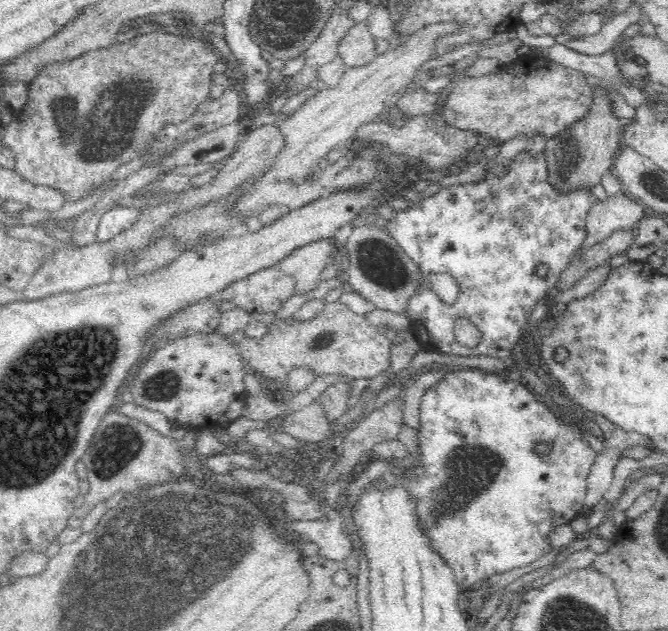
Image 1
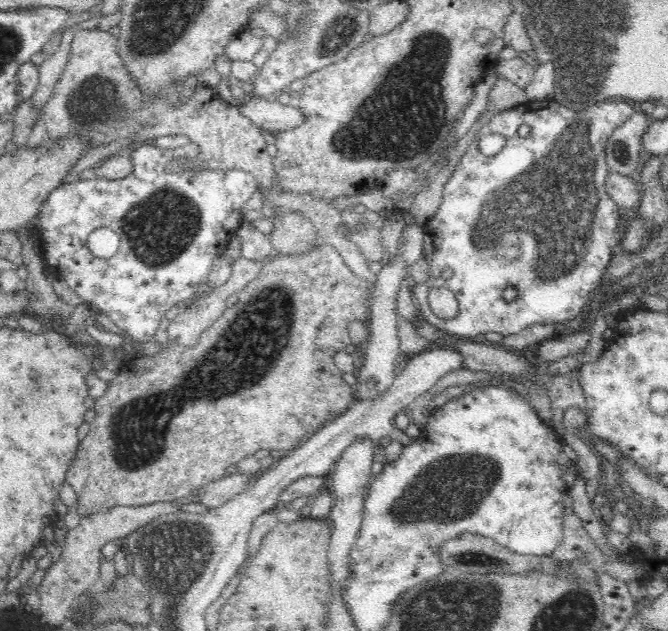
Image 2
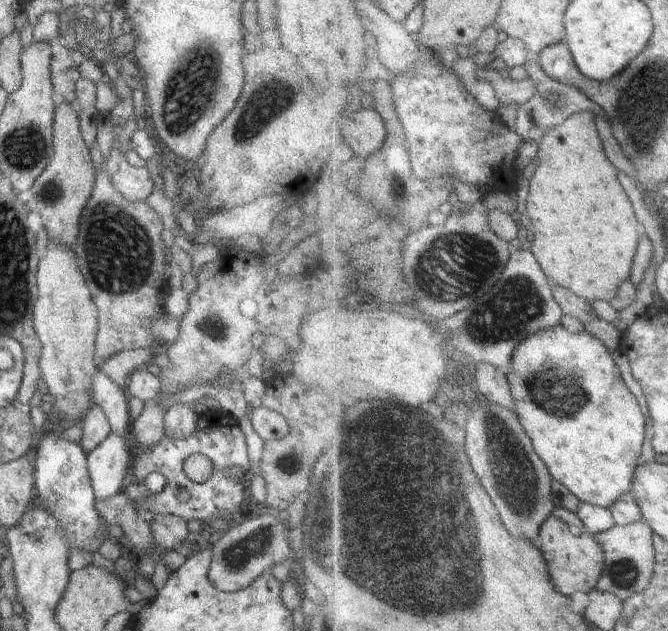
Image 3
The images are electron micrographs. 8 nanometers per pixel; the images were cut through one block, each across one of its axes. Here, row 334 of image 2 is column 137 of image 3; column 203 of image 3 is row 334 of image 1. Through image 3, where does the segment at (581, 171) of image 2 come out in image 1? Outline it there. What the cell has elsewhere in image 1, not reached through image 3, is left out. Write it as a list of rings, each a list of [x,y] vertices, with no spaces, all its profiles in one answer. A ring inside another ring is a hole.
[[[523,150],[515,156],[515,159],[508,165],[508,169],[502,176],[496,176],[493,175],[491,171],[487,171],[487,166],[484,166],[483,163],[479,169],[486,172],[486,175],[477,182],[479,184],[460,184],[459,186],[442,188],[433,196],[423,199],[420,202],[411,202],[406,210],[396,211],[396,213],[393,214],[388,220],[385,228],[386,233],[394,238],[398,243],[398,247],[406,253],[406,257],[409,257],[418,267],[420,267],[420,271],[424,273],[424,276],[429,275],[430,273],[448,273],[451,274],[458,283],[459,297],[454,304],[446,304],[439,300],[431,291],[431,288],[429,288],[429,284],[423,284],[423,282],[422,288],[408,300],[406,315],[411,322],[412,320],[420,320],[421,332],[424,335],[426,344],[441,353],[450,355],[495,356],[496,358],[501,358],[511,370],[513,367],[512,358],[514,358],[514,344],[516,344],[519,338],[524,335],[524,328],[527,326],[529,321],[528,318],[530,318],[532,311],[536,308],[536,304],[538,304],[542,298],[545,298],[550,290],[555,288],[561,274],[571,265],[571,261],[583,248],[582,242],[584,242],[584,238],[586,238],[585,219],[598,199],[591,190],[574,190],[574,192],[570,192],[570,194],[561,194],[561,192],[550,184],[548,180],[548,163],[546,163],[544,151],[538,155],[532,155],[530,152]],[[457,318],[464,318],[465,320],[472,322],[472,324],[480,330],[483,338],[482,341],[478,342],[478,346],[470,348],[456,342],[456,338],[454,338],[454,324],[456,324]]]

